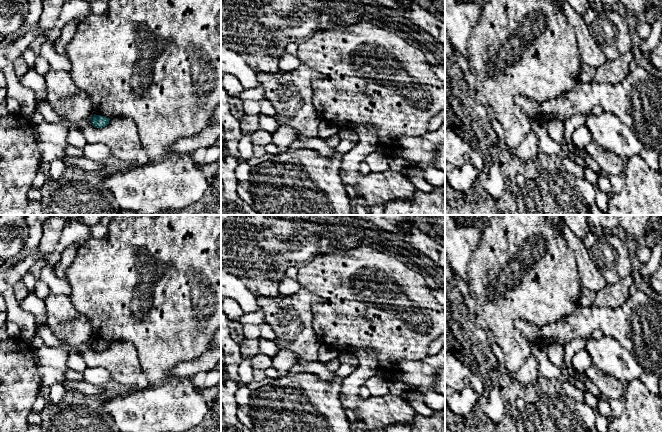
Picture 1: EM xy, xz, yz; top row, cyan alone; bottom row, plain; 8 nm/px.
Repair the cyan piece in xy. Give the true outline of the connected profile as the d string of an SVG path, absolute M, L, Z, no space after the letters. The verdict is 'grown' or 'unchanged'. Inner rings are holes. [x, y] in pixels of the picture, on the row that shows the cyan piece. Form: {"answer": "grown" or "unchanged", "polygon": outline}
{"answer": "unchanged", "polygon": "M94 114L90 121L95 128L103 128L109 124L110 119Z"}

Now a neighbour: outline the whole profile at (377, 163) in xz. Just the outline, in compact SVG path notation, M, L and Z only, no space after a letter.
M376 151L367 155L364 160L368 164L370 172L384 172L389 170L388 157L382 156Z

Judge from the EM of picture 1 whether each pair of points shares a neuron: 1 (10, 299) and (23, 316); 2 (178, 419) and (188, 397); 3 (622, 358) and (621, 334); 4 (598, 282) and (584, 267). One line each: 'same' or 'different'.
1: same
2: same
3: different
4: same

